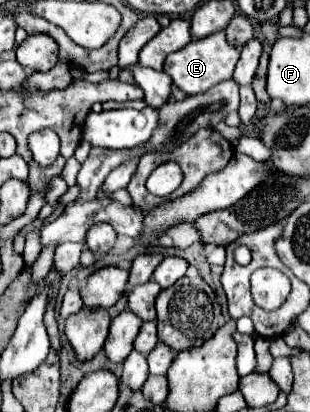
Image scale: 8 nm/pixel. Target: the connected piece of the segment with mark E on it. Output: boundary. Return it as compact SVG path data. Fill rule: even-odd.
M215 33L211 37L205 37L203 41L193 39L183 49L171 53L171 57L167 57L167 61L165 61L163 71L167 75L171 75L173 83L181 91L185 91L187 95L197 95L197 93L211 89L213 85L233 77L233 69L235 69L237 59L239 59L239 49L235 45L227 43L225 33Z

